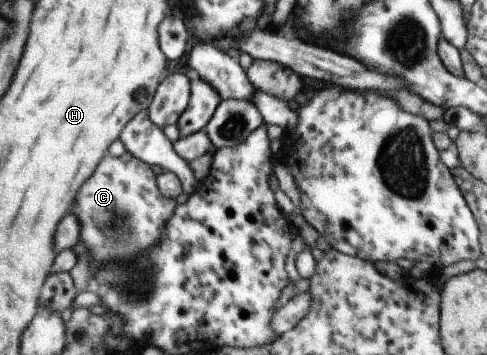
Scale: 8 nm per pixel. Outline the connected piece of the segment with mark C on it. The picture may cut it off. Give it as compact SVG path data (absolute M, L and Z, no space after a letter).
M128 152L120 157L106 157L106 161L102 161L102 169L98 169L98 173L94 173L94 177L90 177L90 181L86 181L86 185L82 185L82 197L78 197L76 217L78 217L80 229L82 229L80 237L86 243L86 245L82 245L82 249L78 249L78 253L88 252L92 261L96 261L94 264L97 266L96 268L118 260L125 262L126 258L137 254L140 250L148 251L157 244L158 238L161 236L161 229L173 215L175 207L174 200L167 198L157 188L156 177L146 162L140 161Z

